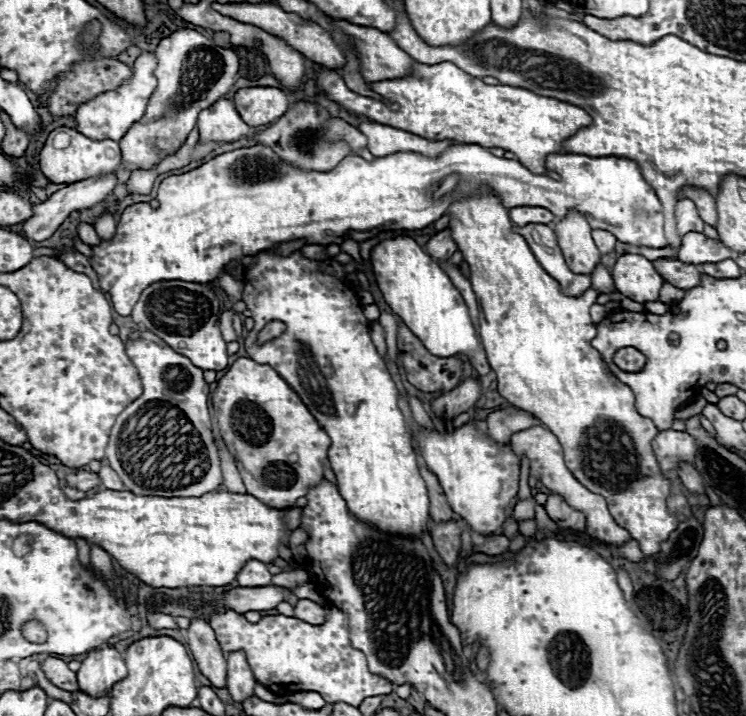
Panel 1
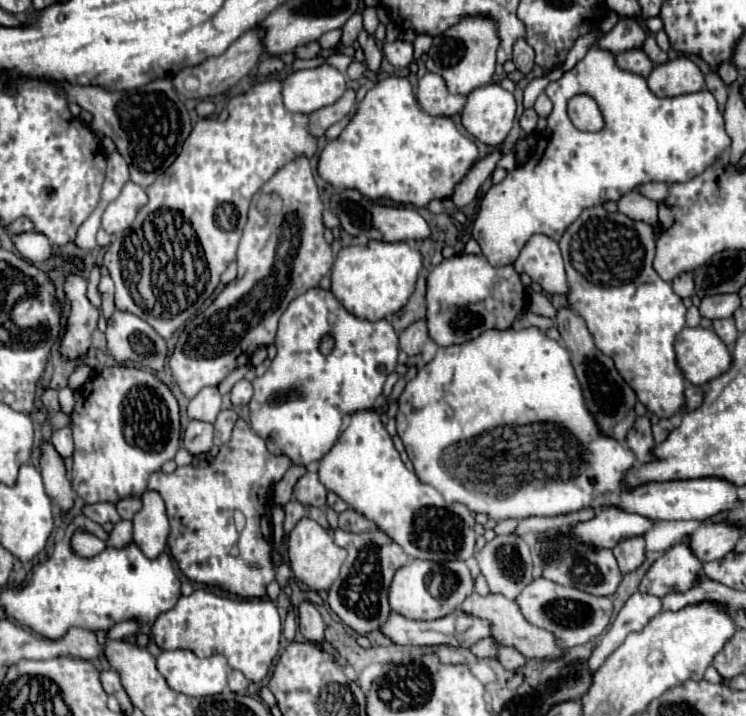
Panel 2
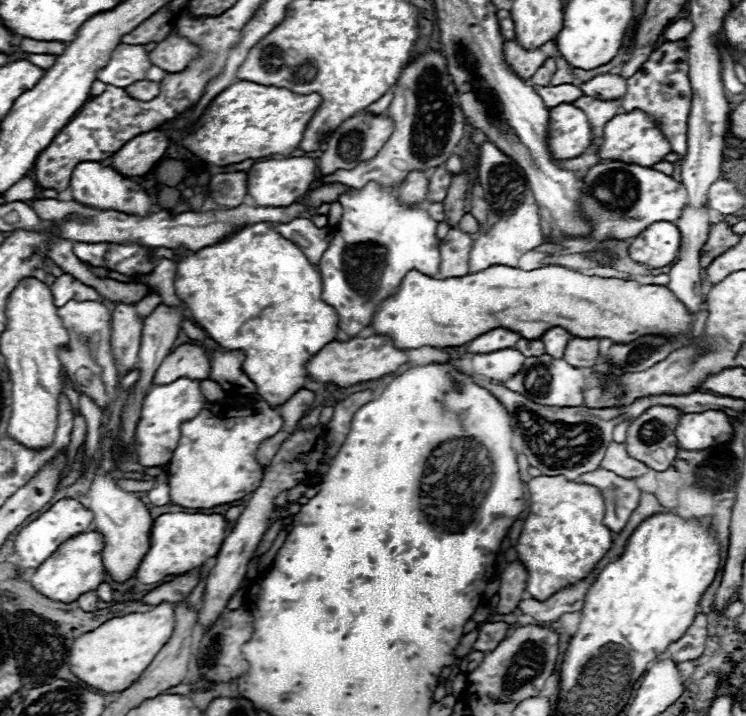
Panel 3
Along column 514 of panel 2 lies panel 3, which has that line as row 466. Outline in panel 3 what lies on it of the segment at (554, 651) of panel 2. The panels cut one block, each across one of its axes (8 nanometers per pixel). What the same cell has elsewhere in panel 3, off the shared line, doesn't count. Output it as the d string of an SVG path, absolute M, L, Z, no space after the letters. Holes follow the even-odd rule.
M610 442L606 456L602 460L602 466L616 472L618 476L628 476L628 478L638 478L650 470L644 462L628 454L626 444L618 444L618 442Z

